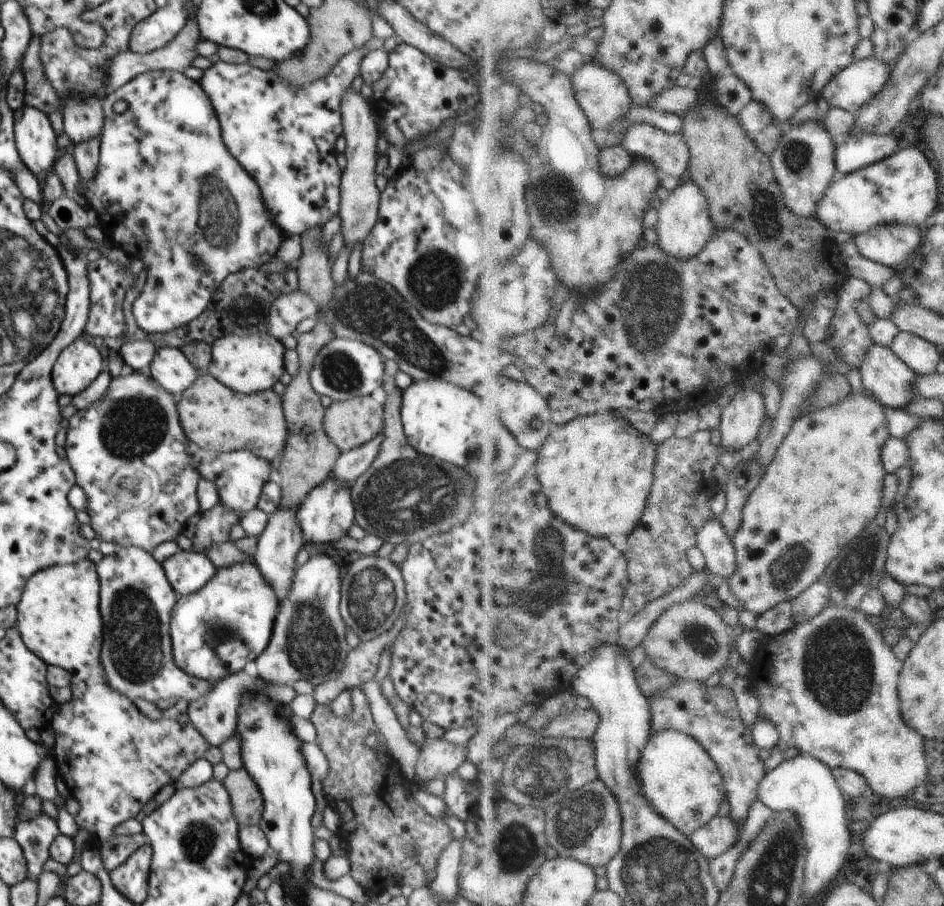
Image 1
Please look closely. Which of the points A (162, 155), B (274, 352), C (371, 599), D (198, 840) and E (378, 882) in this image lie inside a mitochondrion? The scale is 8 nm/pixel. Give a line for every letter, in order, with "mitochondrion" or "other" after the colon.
A: other
B: other
C: mitochondrion
D: mitochondrion
E: other

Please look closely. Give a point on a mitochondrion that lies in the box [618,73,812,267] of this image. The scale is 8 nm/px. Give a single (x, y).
(765, 215)

